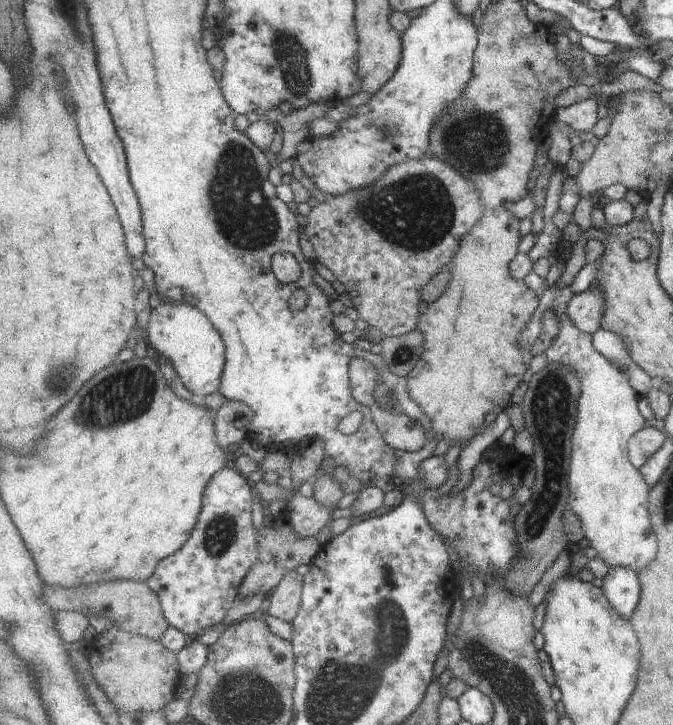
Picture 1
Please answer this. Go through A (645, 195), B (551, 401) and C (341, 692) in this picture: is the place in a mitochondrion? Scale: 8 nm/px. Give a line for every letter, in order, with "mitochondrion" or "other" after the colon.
A: other
B: mitochondrion
C: mitochondrion

